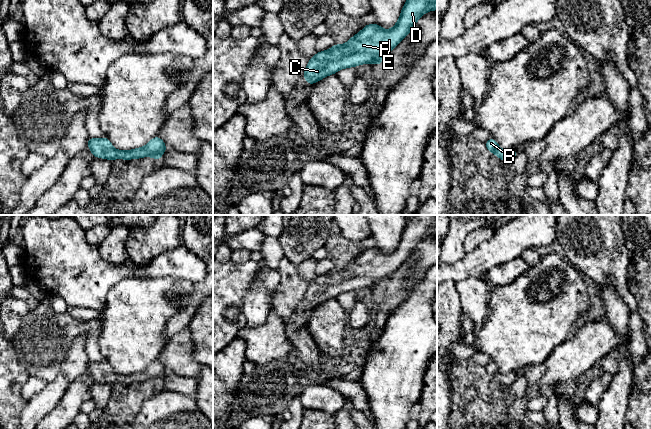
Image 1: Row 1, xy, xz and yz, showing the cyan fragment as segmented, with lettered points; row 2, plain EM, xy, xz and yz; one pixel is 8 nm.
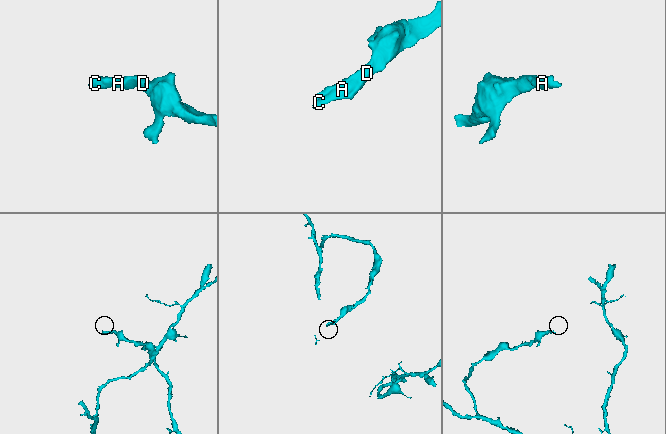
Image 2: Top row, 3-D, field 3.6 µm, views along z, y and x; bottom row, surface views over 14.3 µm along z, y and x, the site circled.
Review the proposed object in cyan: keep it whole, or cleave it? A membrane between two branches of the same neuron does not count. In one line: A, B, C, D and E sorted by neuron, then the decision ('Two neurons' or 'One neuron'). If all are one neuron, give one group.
Groups: A B C D E. One neuron

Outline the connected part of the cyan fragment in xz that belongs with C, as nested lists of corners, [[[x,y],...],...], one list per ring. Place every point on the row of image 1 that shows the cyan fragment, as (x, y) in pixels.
[[[407,0],[398,22],[390,30],[376,23],[367,24],[343,45],[334,44],[328,51],[320,51],[309,62],[303,77],[312,85],[340,69],[366,63],[380,66],[383,59],[413,29],[418,19],[431,10],[437,10],[437,0]]]

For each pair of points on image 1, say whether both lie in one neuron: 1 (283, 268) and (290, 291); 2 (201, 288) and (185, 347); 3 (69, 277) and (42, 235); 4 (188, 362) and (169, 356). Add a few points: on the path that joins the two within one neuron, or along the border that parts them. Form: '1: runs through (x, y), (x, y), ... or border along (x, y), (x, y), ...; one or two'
1: runs through (285, 274), (290, 285); one
2: border along (186, 328), (176, 332), (168, 341); two
3: runs through (67, 267), (58, 258), (56, 250), (51, 245); one
4: runs through (183, 362), (174, 357); one

